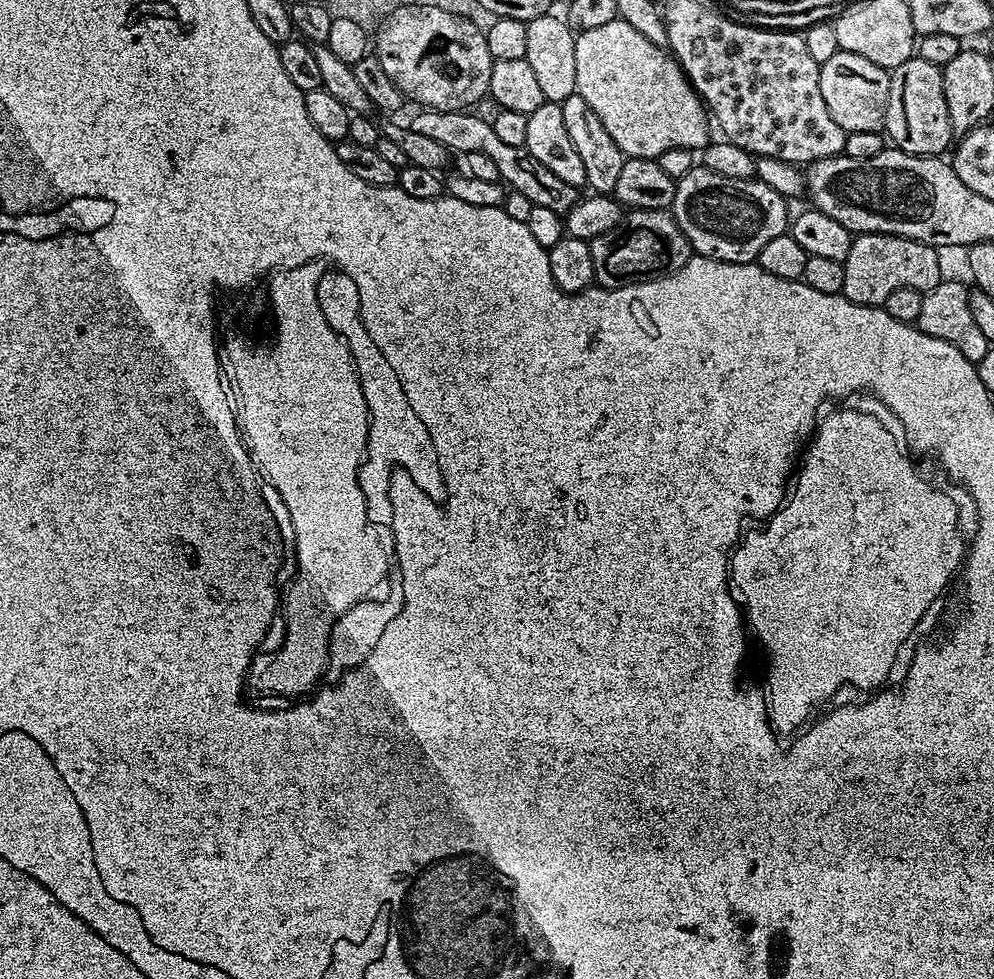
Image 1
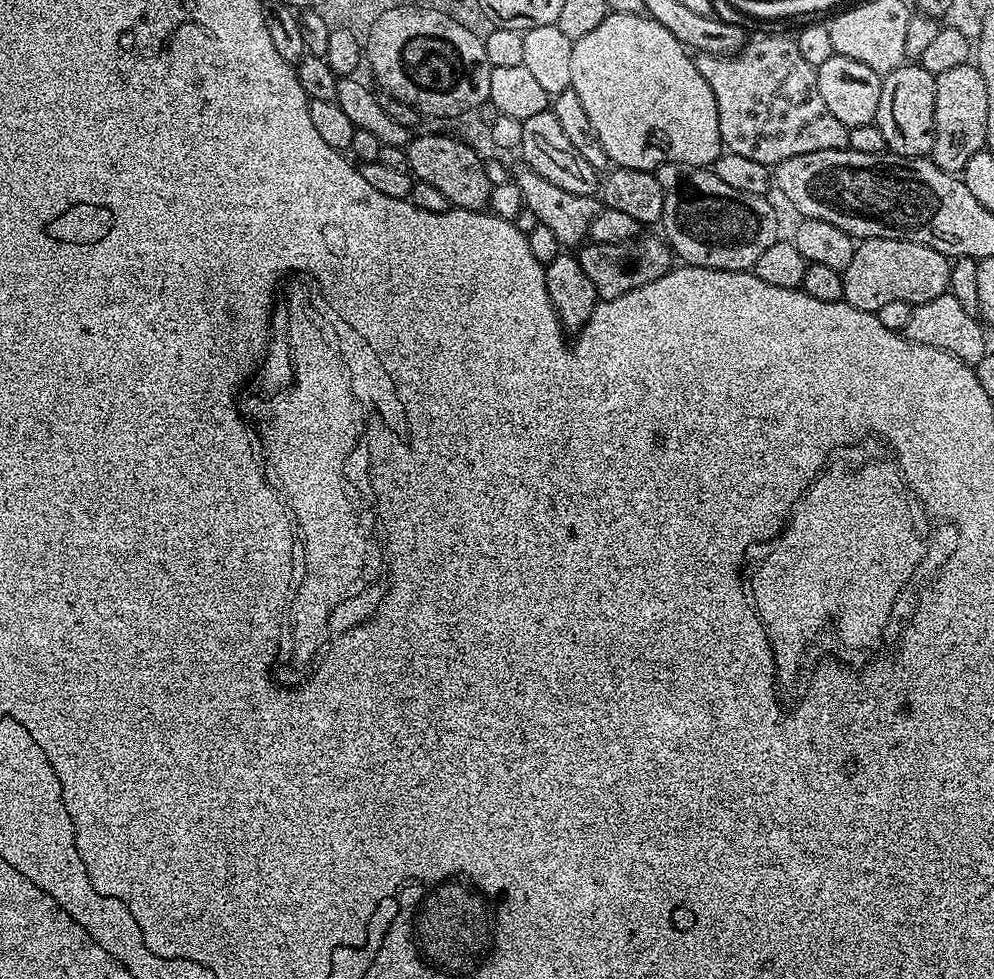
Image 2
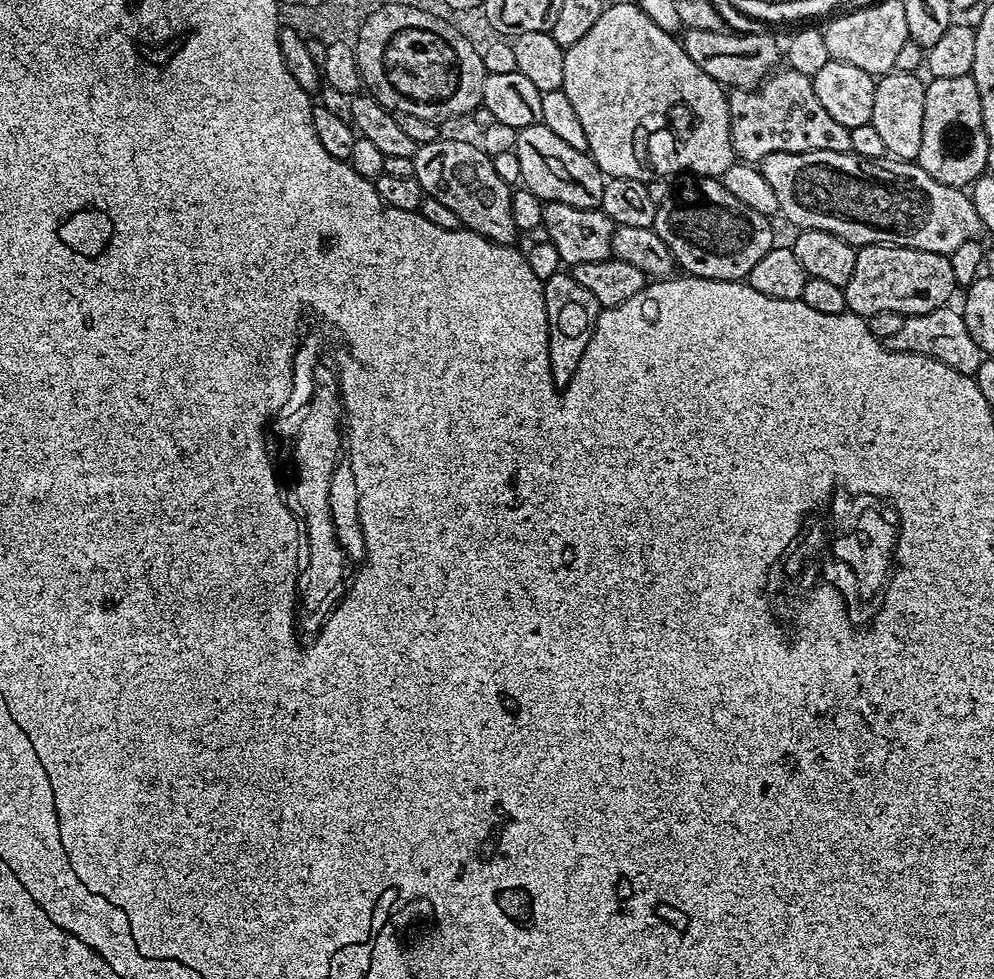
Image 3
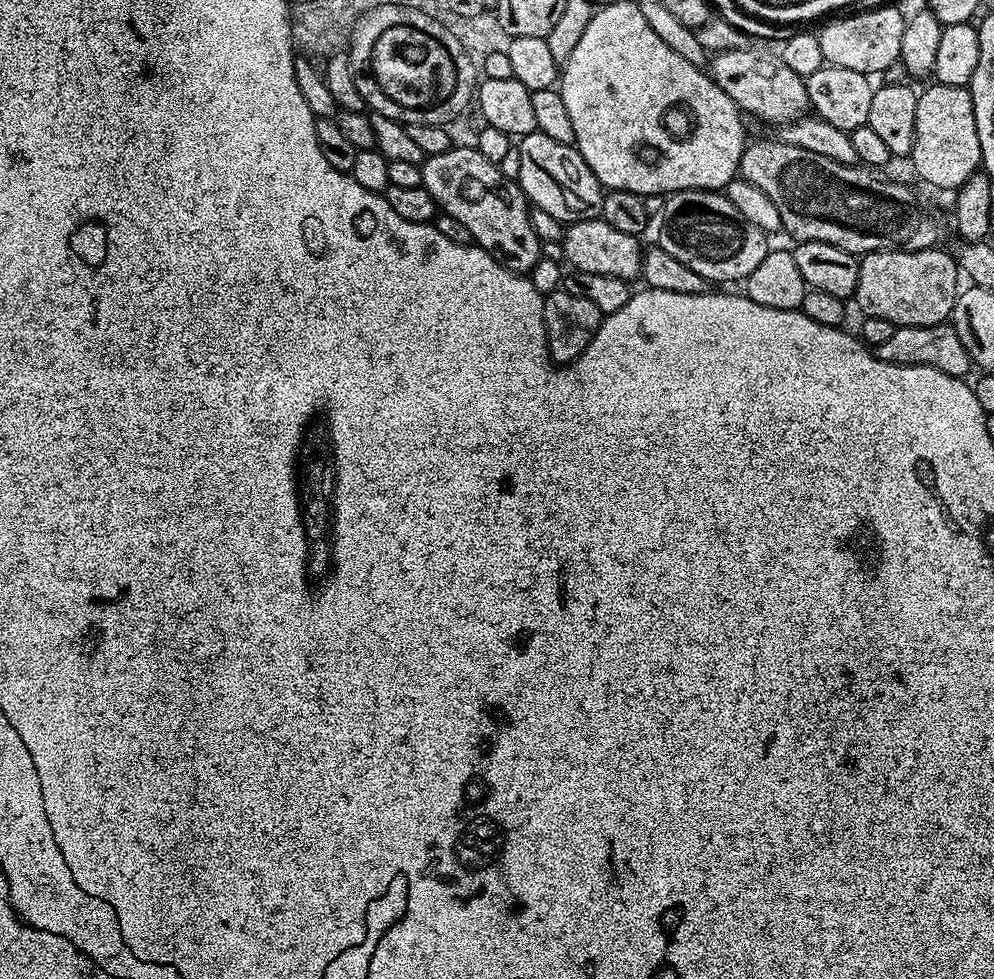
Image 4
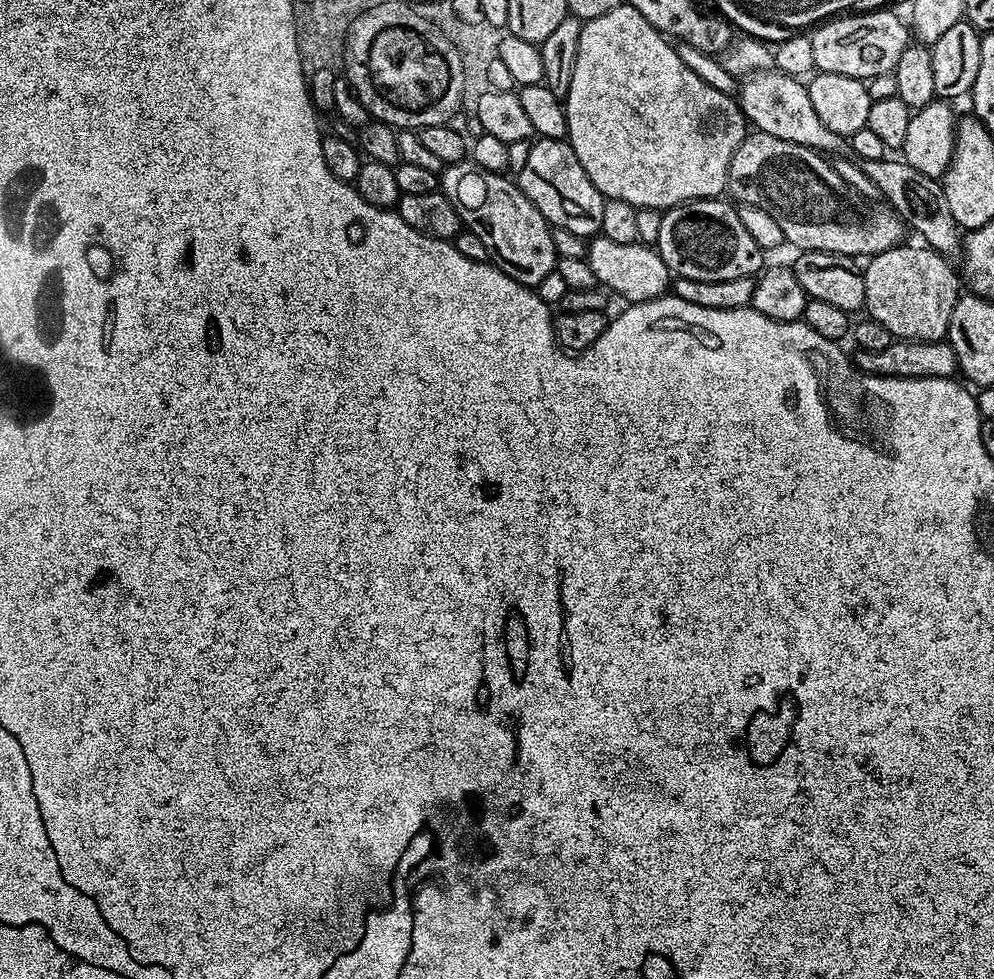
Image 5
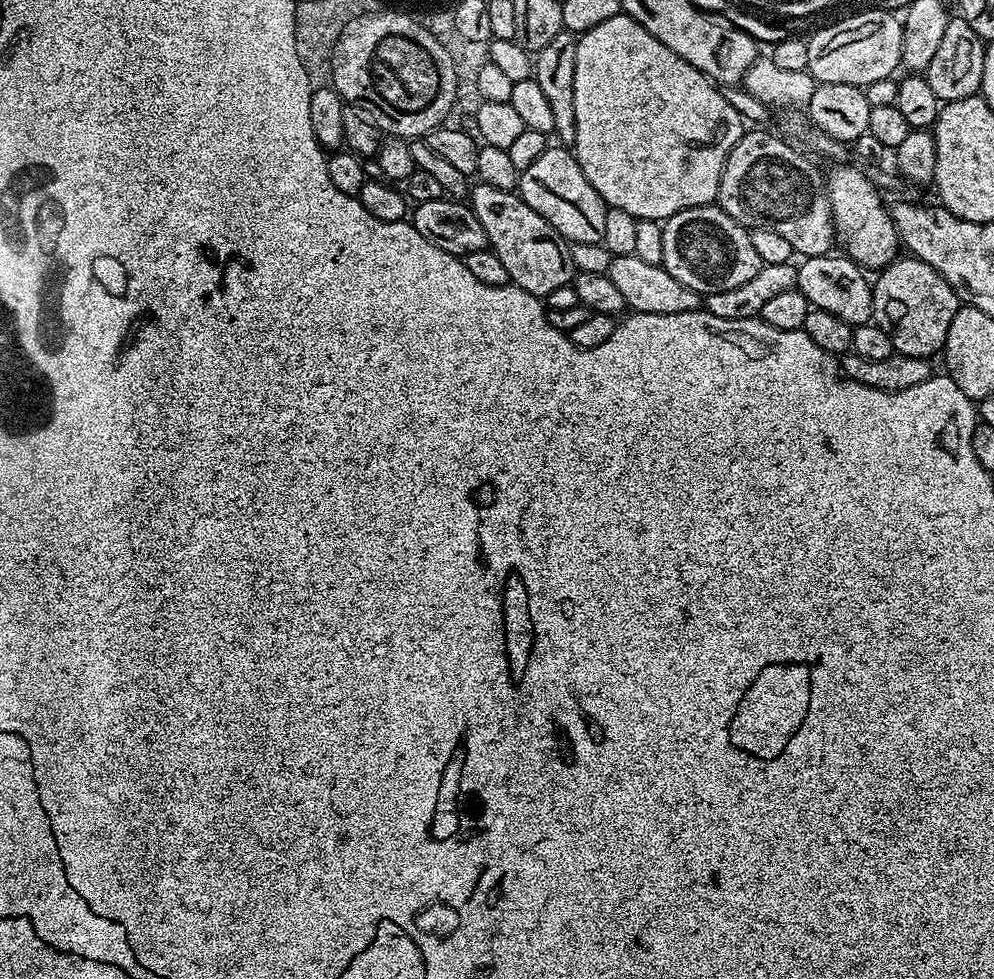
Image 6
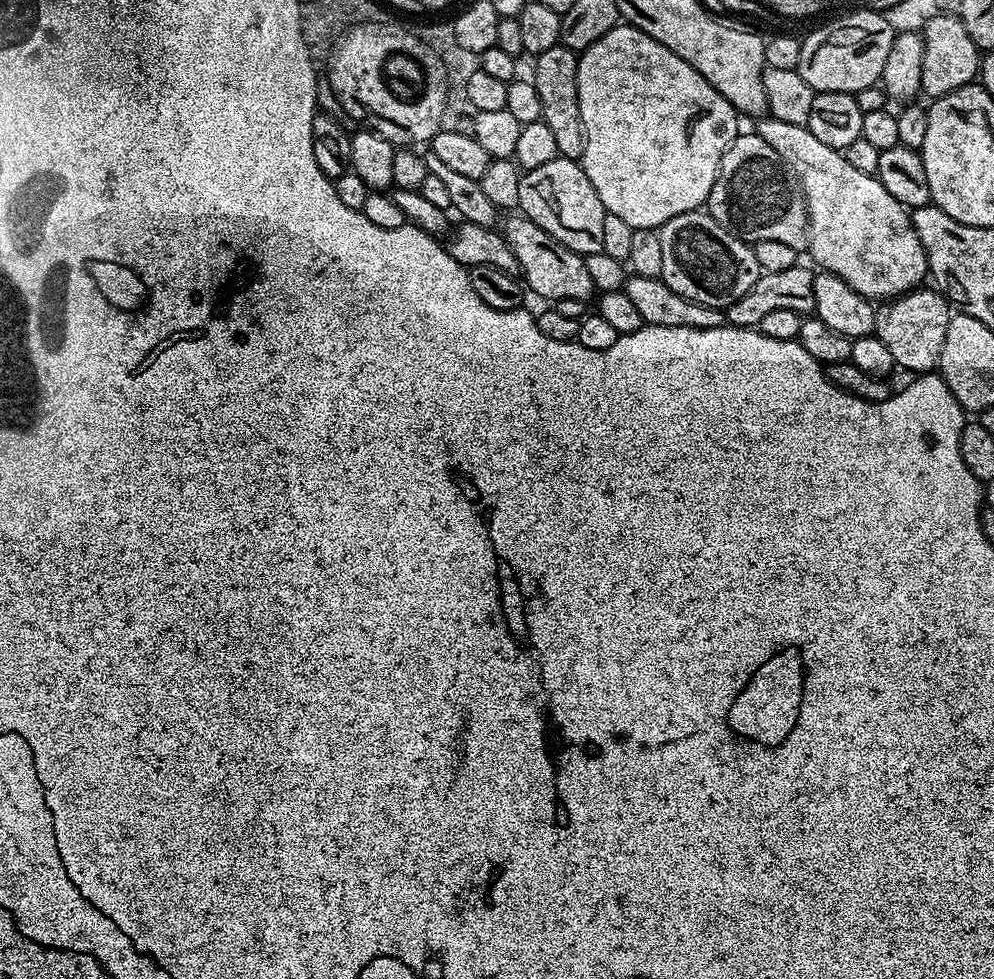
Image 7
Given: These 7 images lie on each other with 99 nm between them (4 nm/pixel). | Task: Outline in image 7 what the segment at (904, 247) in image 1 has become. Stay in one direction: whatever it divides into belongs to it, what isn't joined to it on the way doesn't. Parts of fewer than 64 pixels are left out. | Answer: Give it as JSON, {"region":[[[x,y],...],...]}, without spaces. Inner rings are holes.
{"region":[[[921,286],[905,296],[883,301],[877,307],[874,334],[882,338],[882,342],[890,349],[897,369],[905,368],[912,372],[908,374],[928,374],[940,363],[949,315],[950,305],[947,299],[939,291],[931,292],[928,286]]]}

